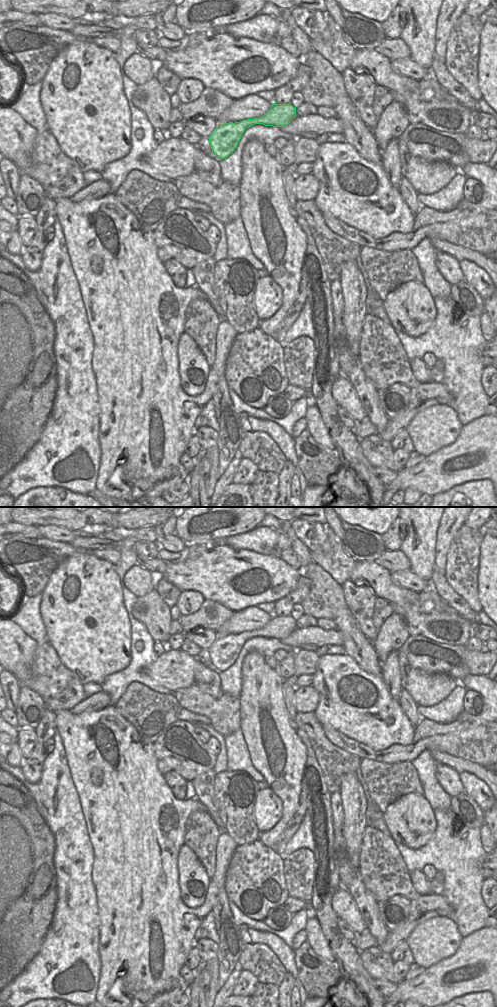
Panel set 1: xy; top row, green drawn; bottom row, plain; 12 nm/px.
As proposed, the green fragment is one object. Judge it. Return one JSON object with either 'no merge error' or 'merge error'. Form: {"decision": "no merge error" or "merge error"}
{"decision": "no merge error"}

